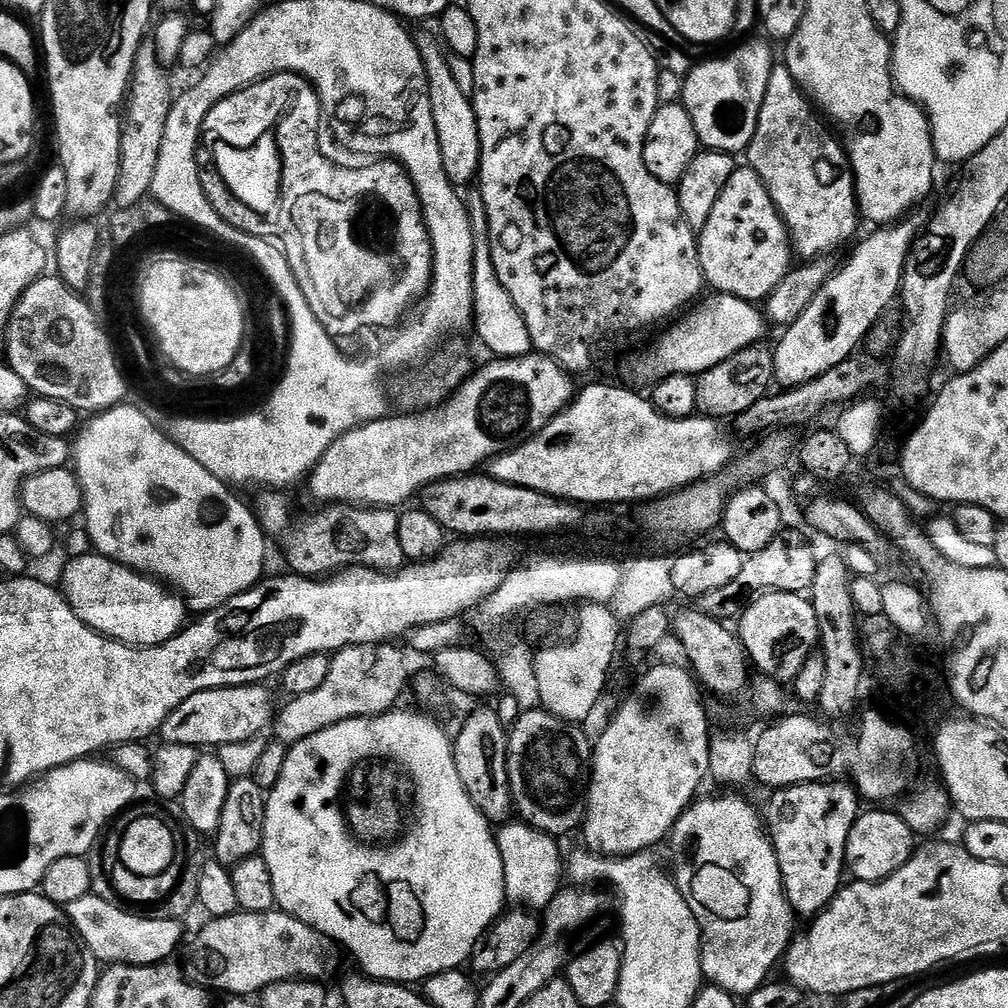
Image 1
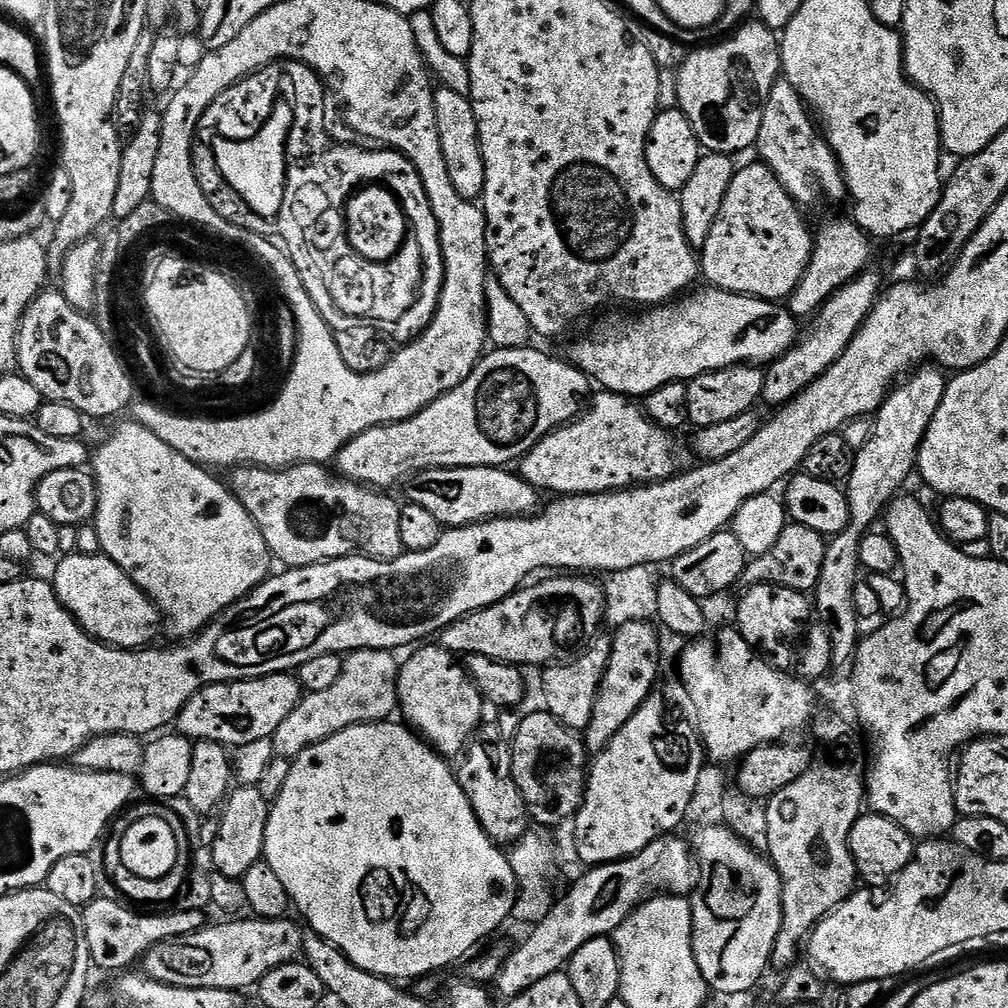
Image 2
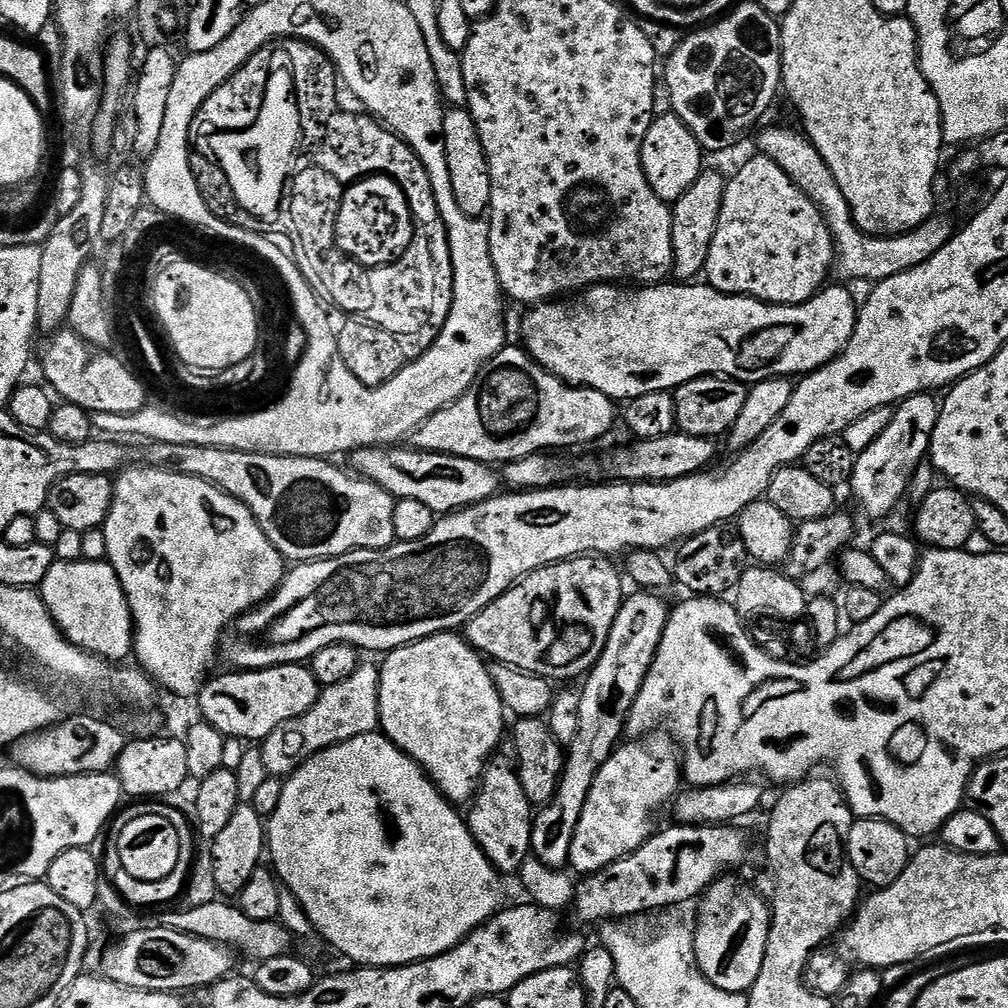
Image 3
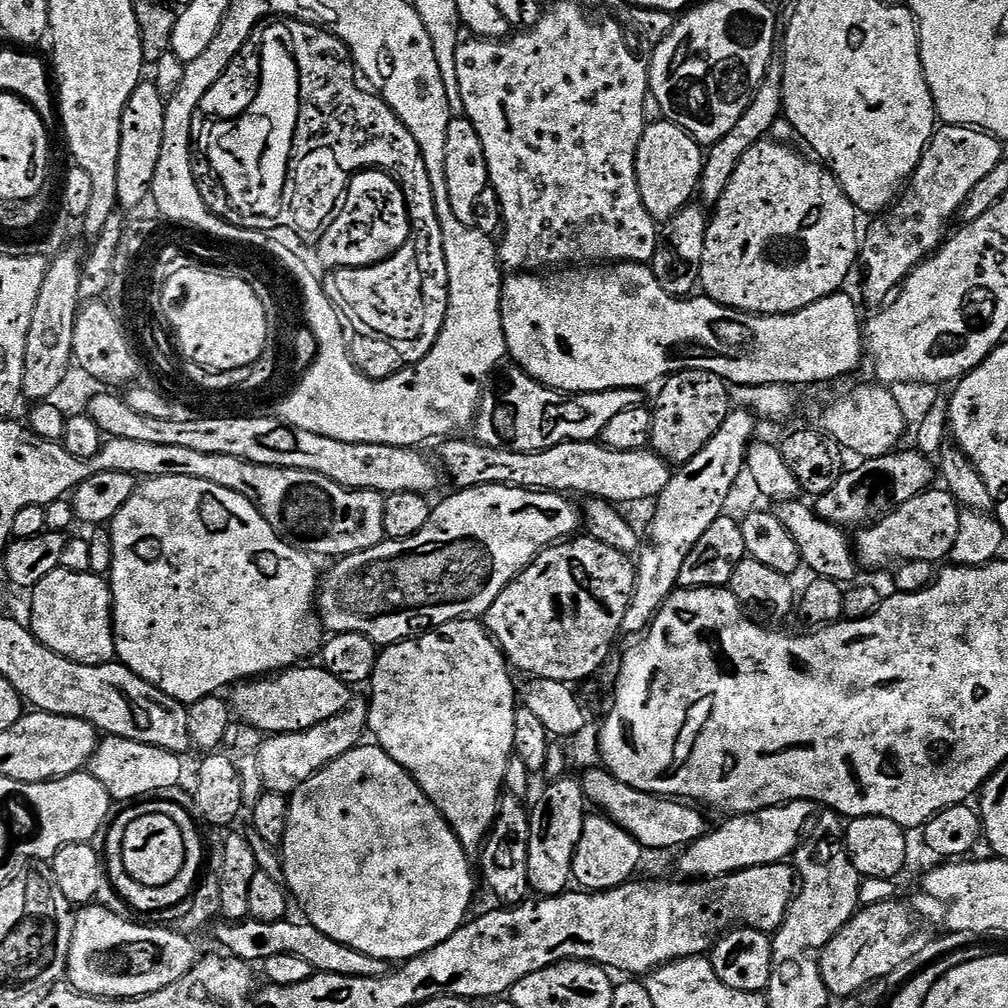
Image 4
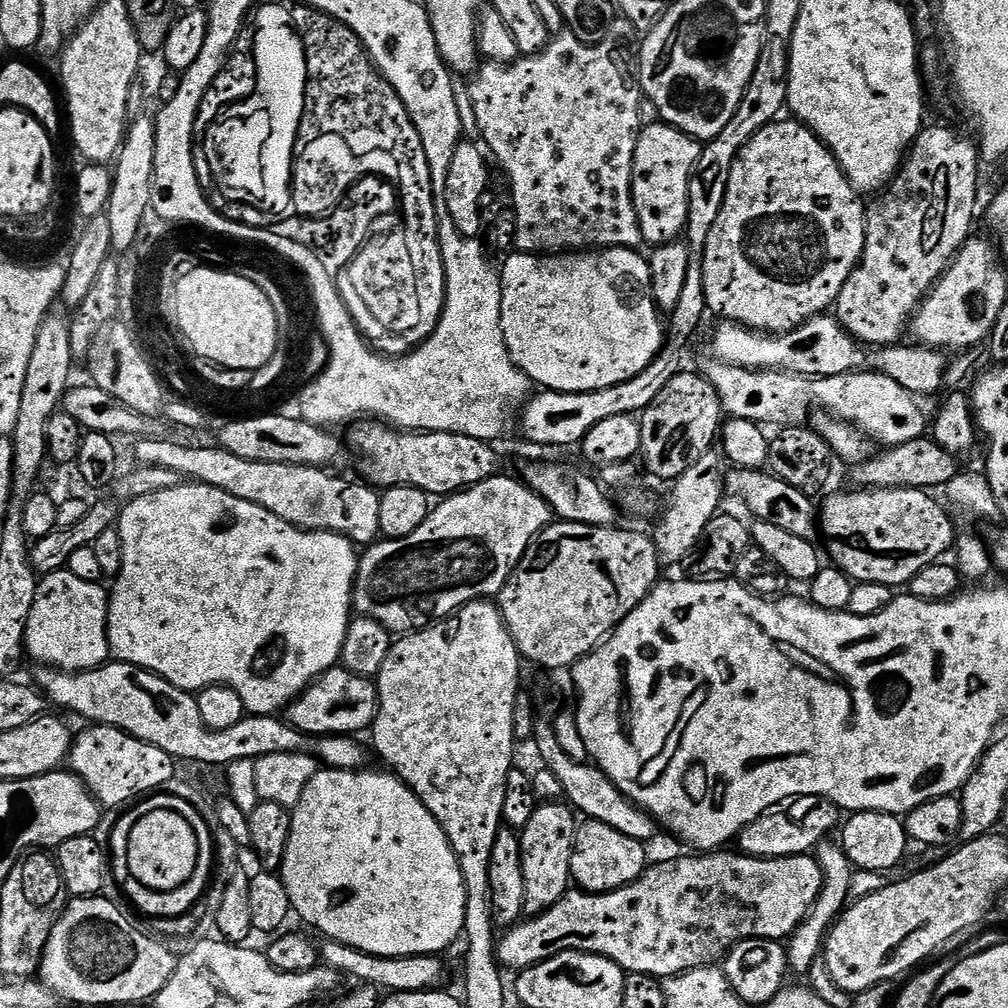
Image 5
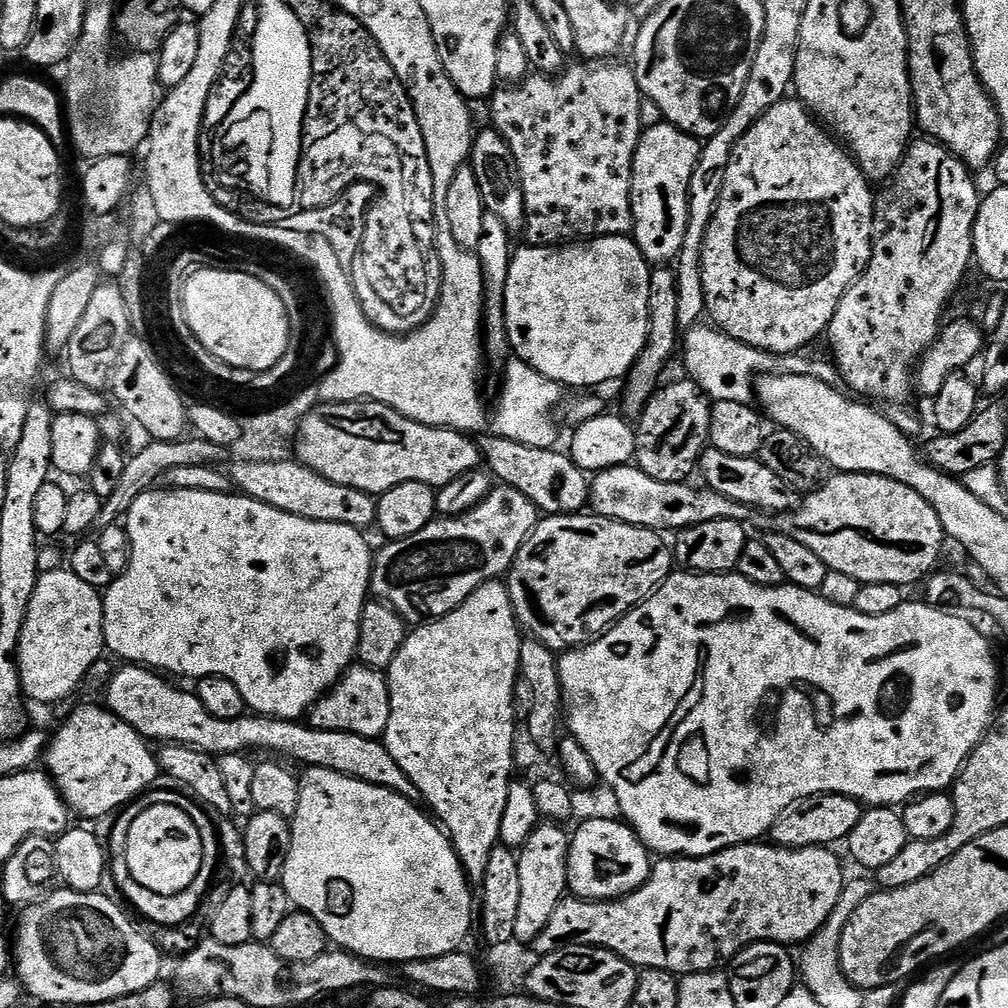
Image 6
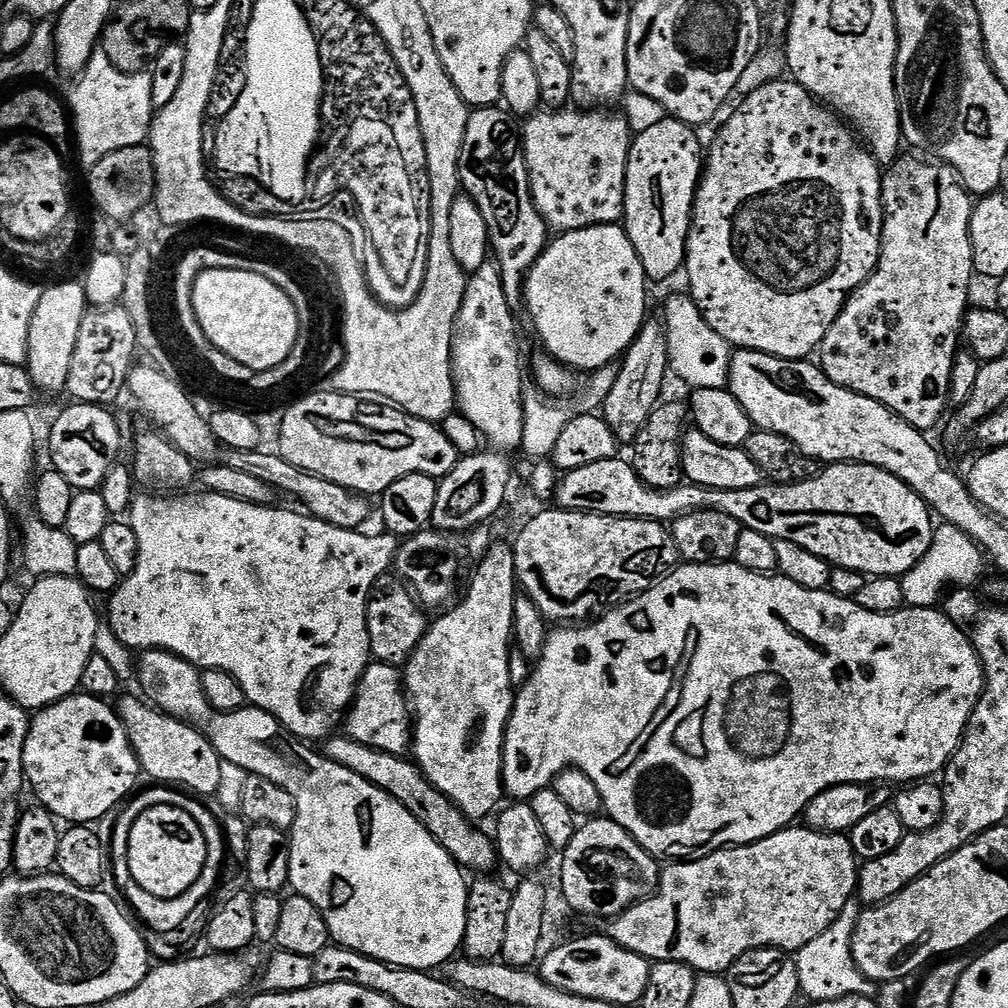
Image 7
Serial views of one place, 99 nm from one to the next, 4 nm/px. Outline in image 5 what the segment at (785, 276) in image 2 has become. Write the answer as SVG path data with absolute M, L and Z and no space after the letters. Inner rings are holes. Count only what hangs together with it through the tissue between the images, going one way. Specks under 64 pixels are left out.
M777 118L767 124L738 154L734 162L734 170L730 170L730 182L726 188L725 202L722 203L721 213L714 222L710 236L706 240L704 252L704 265L702 266L703 281L705 282L705 302L709 313L717 312L724 316L725 321L734 324L743 324L746 328L753 328L756 332L769 334L783 334L800 328L807 320L827 313L842 294L842 286L850 278L856 265L860 263L860 256L864 252L864 239L866 238L866 204L863 204L861 193L852 187L848 176L836 160L836 155L811 132L805 124L795 118Z

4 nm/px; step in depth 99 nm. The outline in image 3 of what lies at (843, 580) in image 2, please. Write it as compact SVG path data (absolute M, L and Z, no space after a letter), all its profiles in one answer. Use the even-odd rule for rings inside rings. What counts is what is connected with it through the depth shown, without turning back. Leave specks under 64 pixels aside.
M920 392L917 396L911 396L901 400L895 405L892 417L888 420L888 425L877 434L873 440L867 441L863 452L859 453L856 458L856 465L852 471L850 489L856 495L856 500L860 503L860 508L872 520L880 520L883 516L888 516L896 508L896 503L903 498L908 492L908 483L912 480L912 475L916 472L916 467L920 463L925 463L932 446L932 435L934 426L940 417L941 401L935 400L935 395L927 392Z

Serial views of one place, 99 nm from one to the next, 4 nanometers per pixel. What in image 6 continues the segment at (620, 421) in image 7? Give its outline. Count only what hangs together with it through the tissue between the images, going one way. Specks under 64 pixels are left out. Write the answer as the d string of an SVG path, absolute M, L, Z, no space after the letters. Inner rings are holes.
M656 266L650 274L650 306L648 307L648 341L644 344L642 354L634 362L634 366L628 372L624 384L624 408L623 411L629 417L636 418L643 411L653 394L658 391L661 383L660 375L672 356L672 351L677 351L678 336L681 328L678 324L678 286L676 285L676 273L671 267Z

